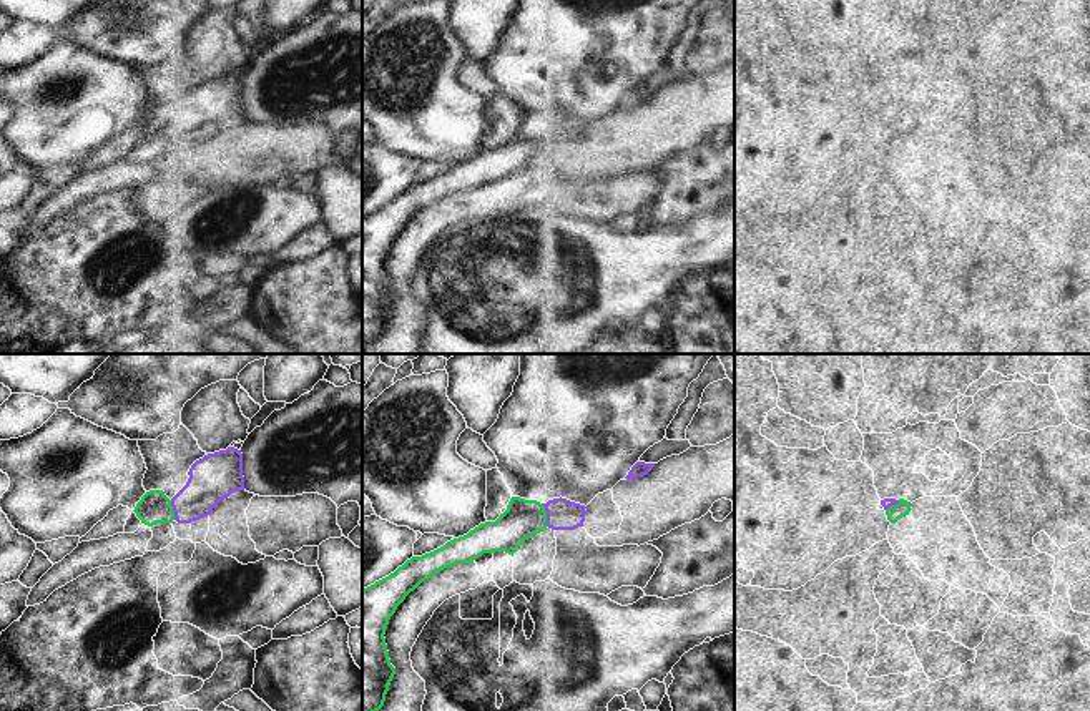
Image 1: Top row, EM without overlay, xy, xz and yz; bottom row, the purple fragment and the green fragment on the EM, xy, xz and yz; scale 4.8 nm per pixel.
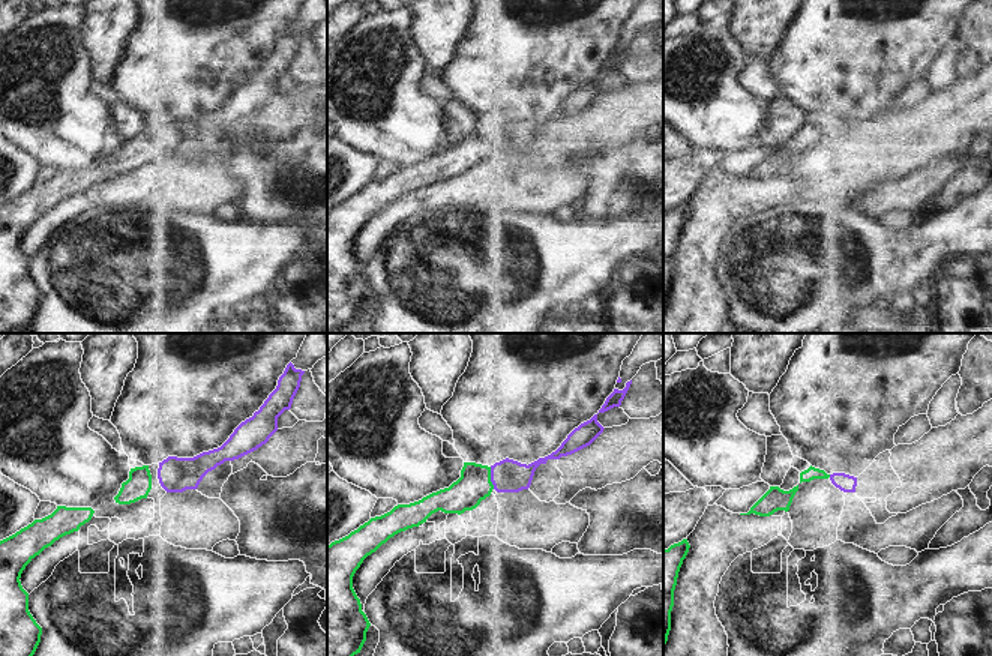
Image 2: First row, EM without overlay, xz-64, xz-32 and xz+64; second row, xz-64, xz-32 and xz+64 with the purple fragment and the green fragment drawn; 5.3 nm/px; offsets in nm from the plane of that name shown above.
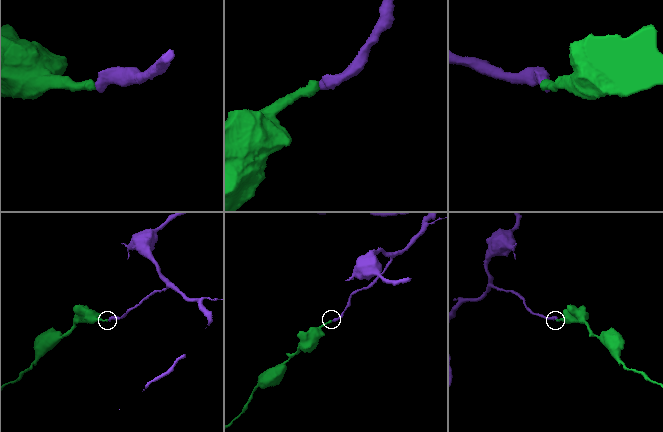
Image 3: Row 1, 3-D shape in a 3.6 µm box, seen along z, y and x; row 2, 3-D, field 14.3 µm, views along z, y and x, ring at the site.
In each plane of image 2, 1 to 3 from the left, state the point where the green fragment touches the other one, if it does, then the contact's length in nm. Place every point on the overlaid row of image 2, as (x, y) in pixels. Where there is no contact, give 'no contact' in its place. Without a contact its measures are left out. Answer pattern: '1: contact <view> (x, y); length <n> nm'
1: no contact
2: contact xz-32 (491, 478); length 120 nm
3: no contact

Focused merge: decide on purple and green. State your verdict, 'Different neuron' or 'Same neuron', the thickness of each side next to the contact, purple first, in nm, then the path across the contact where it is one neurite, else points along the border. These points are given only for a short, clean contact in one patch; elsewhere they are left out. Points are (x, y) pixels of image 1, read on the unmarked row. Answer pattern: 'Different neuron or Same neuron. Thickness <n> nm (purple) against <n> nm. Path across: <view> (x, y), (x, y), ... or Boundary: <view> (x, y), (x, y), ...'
Same neuron. Thickness 150 nm (purple) against 190 nm. Path across: xz (562, 142), (547, 143), (522, 147).

